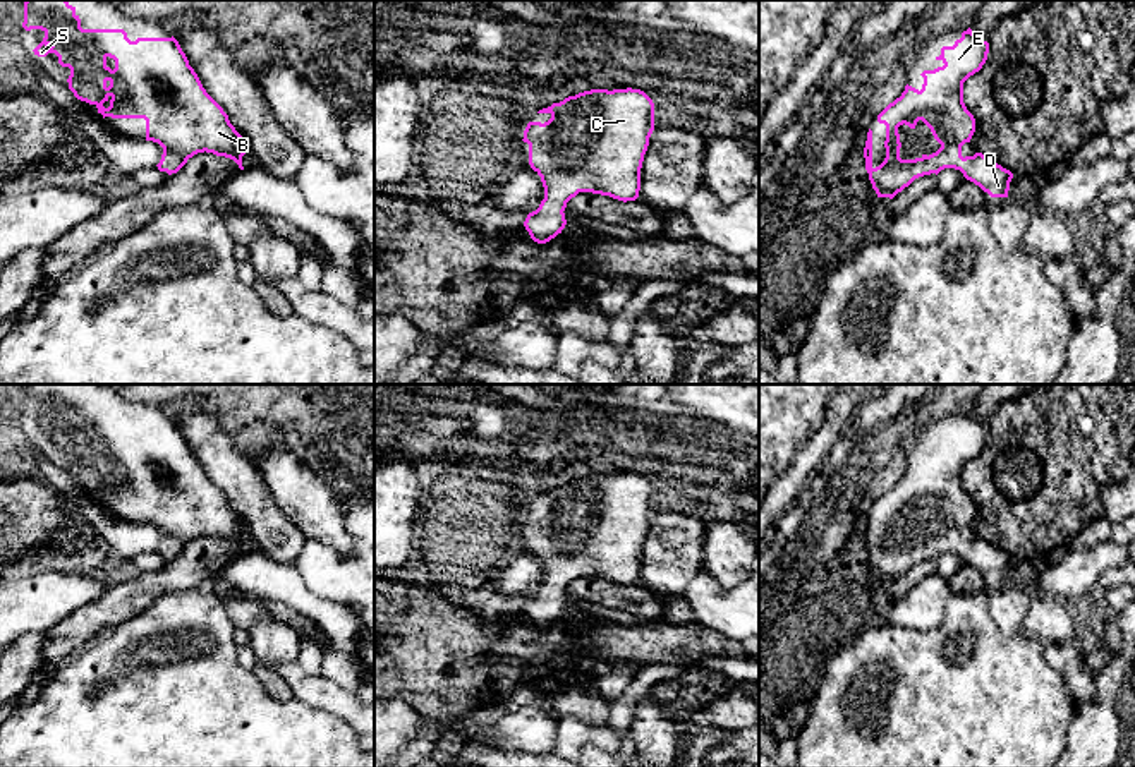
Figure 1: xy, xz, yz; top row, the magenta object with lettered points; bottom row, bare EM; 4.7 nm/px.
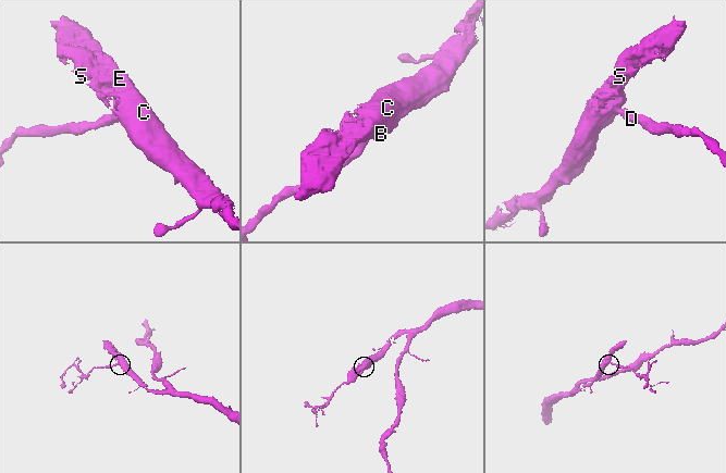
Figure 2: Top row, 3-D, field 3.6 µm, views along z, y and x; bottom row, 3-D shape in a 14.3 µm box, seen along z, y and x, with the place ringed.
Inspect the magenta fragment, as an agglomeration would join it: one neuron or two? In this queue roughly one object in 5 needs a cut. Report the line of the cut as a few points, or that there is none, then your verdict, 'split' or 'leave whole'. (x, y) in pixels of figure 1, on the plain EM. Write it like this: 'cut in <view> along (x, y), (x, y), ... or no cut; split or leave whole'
no cut; leave whole

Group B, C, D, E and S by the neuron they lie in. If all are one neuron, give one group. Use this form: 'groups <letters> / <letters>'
groups B C D E S

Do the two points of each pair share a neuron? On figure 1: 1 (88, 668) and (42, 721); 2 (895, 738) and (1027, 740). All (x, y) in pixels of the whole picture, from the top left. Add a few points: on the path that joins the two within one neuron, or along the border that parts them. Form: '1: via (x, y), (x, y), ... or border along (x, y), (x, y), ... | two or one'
1: via (81, 682), (55, 707) | one
2: via (928, 738), (995, 738) | one

